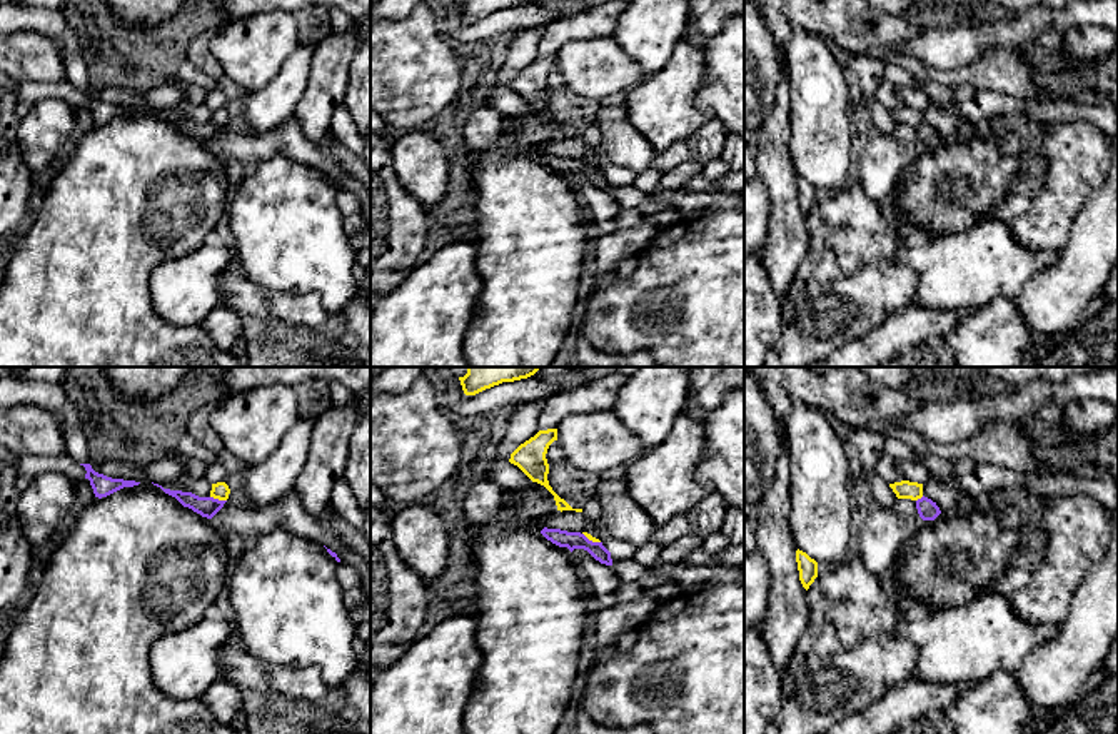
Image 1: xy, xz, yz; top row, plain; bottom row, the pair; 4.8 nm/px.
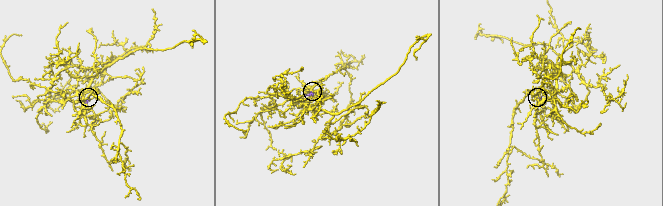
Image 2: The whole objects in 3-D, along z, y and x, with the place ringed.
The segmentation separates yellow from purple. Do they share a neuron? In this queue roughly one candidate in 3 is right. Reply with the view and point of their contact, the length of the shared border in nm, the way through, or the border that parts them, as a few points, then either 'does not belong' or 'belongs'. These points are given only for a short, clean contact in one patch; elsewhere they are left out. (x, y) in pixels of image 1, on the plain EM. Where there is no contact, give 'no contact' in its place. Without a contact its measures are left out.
meets yellow in xy at (219, 125); contact 80 nm long; border along xy (211, 122), (226, 127); does not belong

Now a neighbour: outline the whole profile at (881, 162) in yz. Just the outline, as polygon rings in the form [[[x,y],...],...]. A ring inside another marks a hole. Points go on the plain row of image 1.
[[[893,132],[881,133],[868,143],[859,157],[858,182],[871,200],[879,204],[898,189],[909,153],[909,148]]]

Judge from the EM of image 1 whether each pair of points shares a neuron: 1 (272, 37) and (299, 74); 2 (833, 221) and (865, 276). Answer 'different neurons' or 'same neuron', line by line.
1: different neurons
2: same neuron

